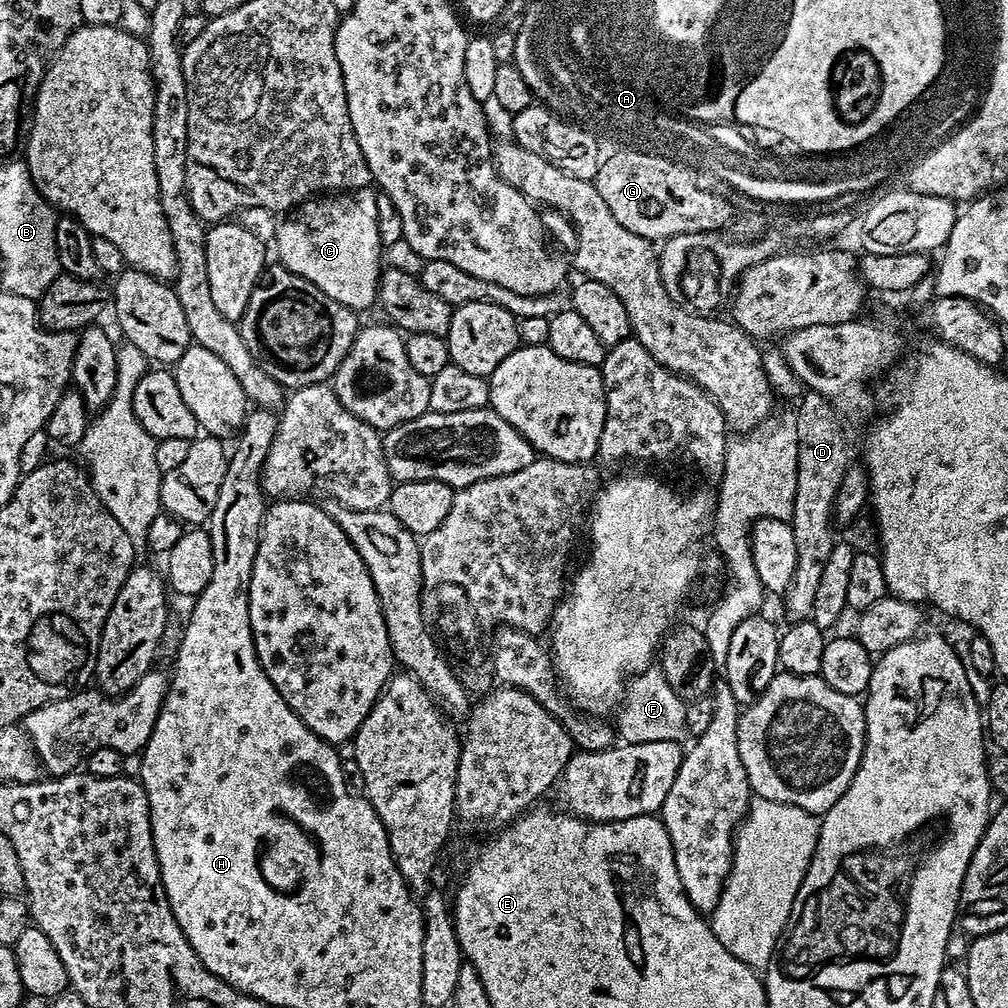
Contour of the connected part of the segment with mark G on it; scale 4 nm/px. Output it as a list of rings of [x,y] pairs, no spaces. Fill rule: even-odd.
[[[618,150],[601,163],[594,181],[598,194],[610,206],[610,214],[630,230],[653,242],[663,242],[678,234],[720,232],[731,222],[731,202],[698,186],[695,176],[687,177],[680,168],[648,156],[629,155]]]

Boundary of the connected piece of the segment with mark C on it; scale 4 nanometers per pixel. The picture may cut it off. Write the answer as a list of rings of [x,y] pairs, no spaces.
[[[371,187],[353,188],[297,204],[279,221],[276,230],[274,247],[280,255],[279,263],[306,278],[306,282],[314,282],[322,294],[342,306],[361,310],[375,305],[382,271],[376,198],[377,193]]]

